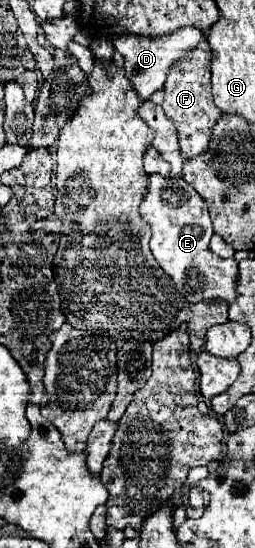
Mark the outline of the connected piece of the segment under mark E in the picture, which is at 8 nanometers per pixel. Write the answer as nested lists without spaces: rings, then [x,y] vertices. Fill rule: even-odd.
[[[148,177],[148,193],[140,205],[142,219],[152,227],[150,249],[164,273],[174,281],[176,291],[186,299],[186,303],[200,303],[208,299],[224,299],[232,303],[236,299],[236,279],[238,263],[234,259],[222,259],[210,251],[212,221],[208,205],[204,199],[180,177]],[[190,271],[198,271],[198,283],[202,287],[184,287],[190,281]]]

